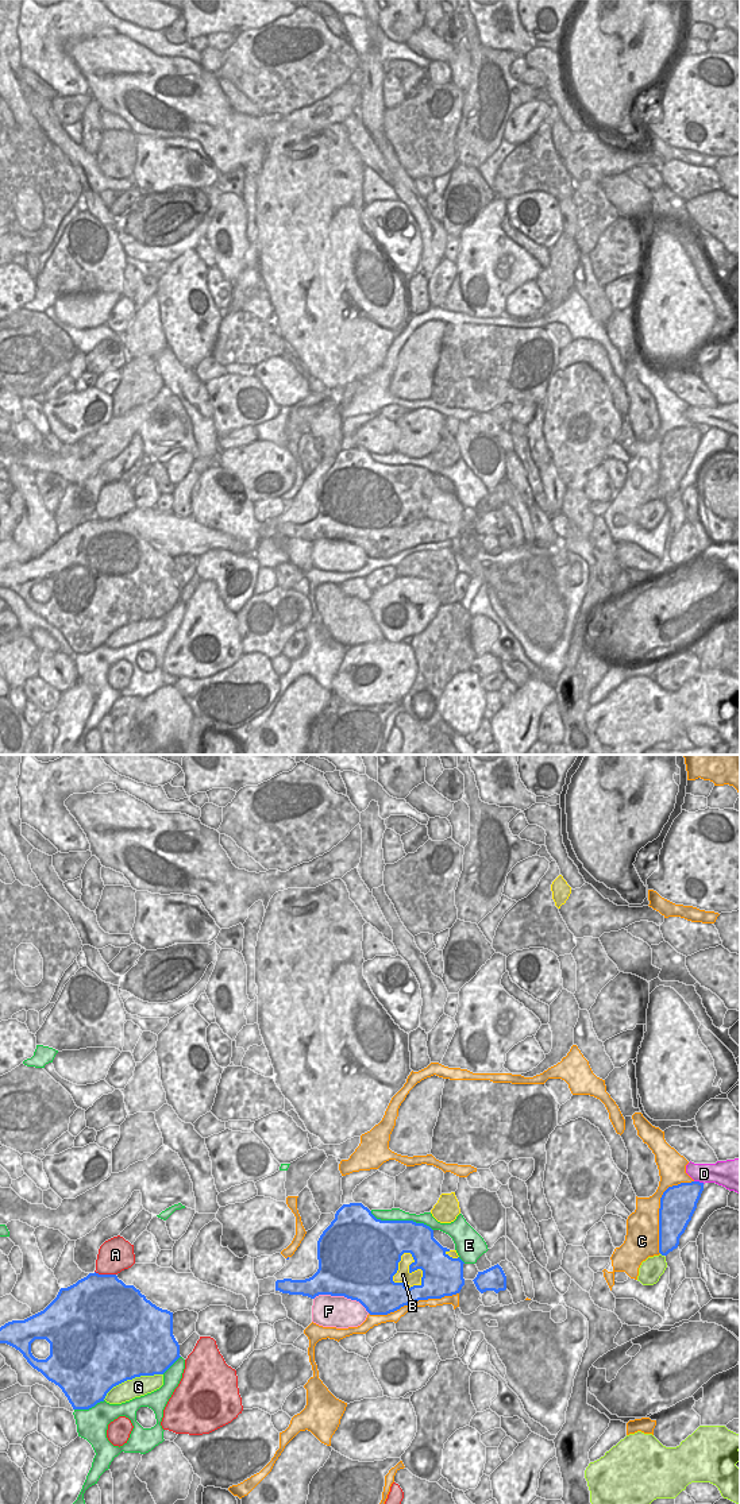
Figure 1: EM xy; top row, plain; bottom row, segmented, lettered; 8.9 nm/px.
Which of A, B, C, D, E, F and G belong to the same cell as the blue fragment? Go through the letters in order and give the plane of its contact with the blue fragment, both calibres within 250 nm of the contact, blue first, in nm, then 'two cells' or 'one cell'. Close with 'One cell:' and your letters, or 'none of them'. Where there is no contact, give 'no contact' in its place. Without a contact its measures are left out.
A: contact in xy; calibres 500 and 300 nm; two cells
B: contact in xy; calibres 320 and 130 nm; two cells
C: contact in xy; calibres 320 and 280 nm; two cells
D: contact in xy; calibres 320 and 220 nm; two cells
E: contact in xy; calibres 400 and 120 nm; two cells
F: contact in xy; calibres 500 and 280 nm; two cells
G: contact in xy; calibres 500 and 170 nm; two cells
One cell: none of them

